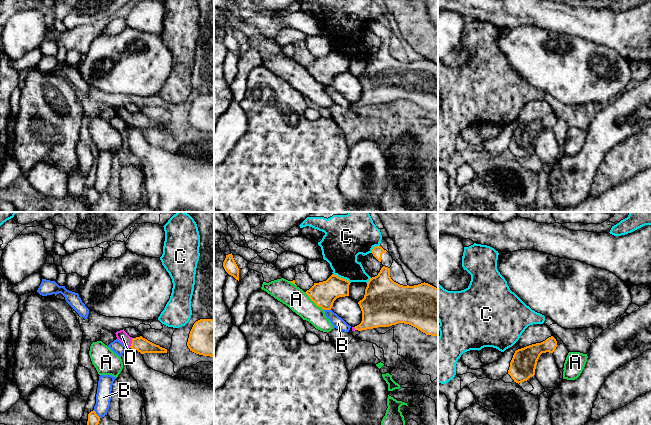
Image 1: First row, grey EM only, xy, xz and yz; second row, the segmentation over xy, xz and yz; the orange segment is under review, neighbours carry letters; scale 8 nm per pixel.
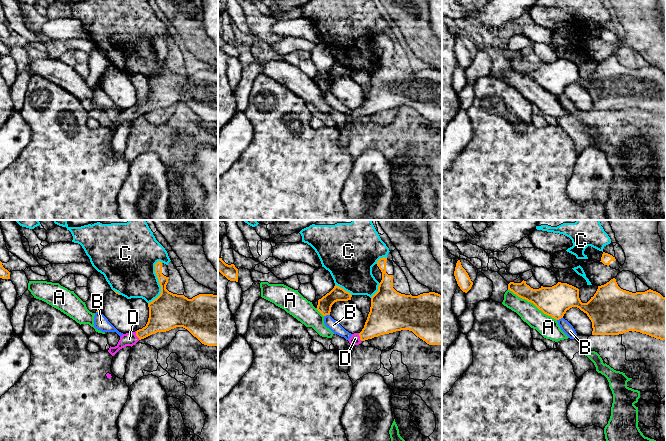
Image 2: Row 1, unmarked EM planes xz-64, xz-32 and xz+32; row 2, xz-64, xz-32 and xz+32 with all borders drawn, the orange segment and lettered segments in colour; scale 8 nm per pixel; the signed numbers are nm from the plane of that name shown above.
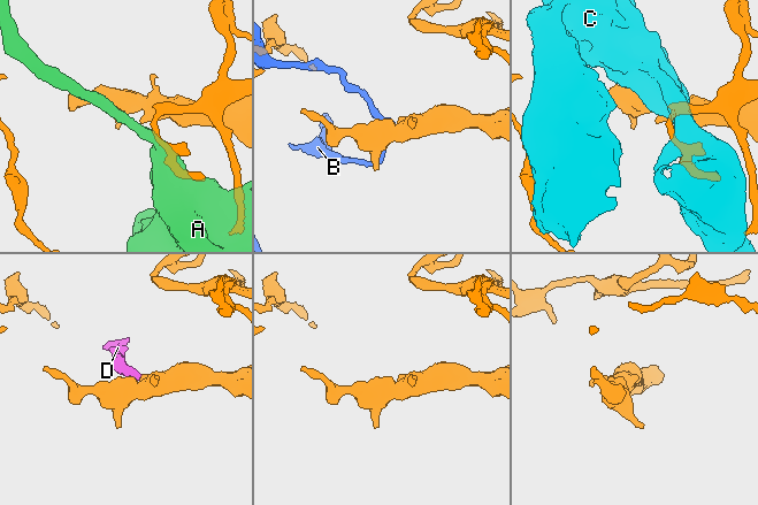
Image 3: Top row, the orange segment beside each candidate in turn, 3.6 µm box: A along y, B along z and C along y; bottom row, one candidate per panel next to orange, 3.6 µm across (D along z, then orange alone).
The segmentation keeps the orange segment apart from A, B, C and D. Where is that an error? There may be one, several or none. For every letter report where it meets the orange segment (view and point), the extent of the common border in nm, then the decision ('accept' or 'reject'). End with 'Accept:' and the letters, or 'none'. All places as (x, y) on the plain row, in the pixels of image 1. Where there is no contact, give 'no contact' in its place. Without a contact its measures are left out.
A: meets orange in xz at (314, 78); contact 220 nm long; reject
B: meets orange in xy at (96, 190); contact 90 nm long; reject
C: meets orange in xz at (342, 54); contact 160 nm long; reject
D: meets orange in xy at (132, 119); contact 90 nm long; accept
Accept: D

